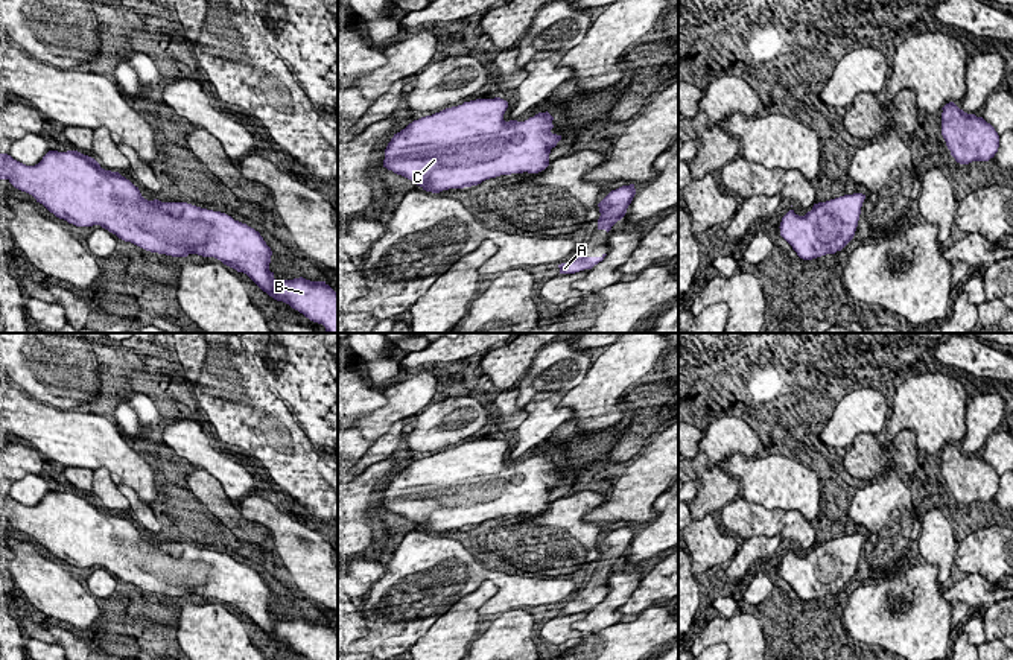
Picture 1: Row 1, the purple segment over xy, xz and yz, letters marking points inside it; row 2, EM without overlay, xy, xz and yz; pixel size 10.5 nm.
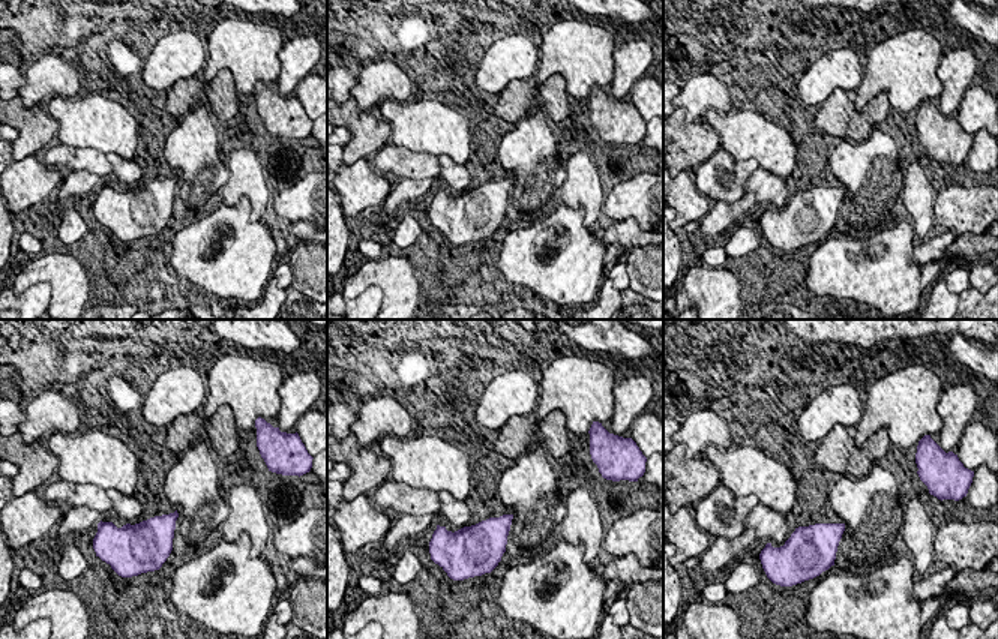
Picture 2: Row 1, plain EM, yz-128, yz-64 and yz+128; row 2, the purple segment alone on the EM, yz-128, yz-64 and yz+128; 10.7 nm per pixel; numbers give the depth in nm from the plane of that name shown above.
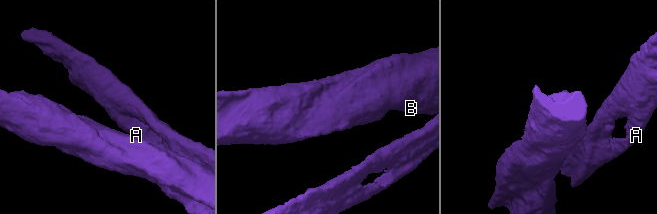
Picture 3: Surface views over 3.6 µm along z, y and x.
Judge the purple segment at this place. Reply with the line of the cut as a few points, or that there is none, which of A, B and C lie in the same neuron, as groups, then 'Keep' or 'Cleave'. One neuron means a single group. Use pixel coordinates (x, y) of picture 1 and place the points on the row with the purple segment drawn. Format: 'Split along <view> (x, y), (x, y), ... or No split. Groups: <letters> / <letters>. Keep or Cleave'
No split. Groups: A B C. Keep

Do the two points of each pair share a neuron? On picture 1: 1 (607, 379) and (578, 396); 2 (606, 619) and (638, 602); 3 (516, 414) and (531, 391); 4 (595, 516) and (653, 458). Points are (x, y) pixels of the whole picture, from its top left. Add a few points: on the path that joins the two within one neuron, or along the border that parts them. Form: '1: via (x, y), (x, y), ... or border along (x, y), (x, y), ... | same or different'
1: via (600, 387), (586, 396) | same
2: border along (639, 581), (638, 587), (618, 609), (621, 615) | different
3: border along (516, 388), (516, 403), (523, 408) | different
4: via (612, 510), (647, 475) | same

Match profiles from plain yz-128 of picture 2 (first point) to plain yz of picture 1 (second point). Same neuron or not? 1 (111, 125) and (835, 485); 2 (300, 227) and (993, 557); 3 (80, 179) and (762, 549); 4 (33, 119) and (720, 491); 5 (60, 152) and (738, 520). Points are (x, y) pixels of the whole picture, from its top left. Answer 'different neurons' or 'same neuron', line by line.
1: different neurons
2: different neurons
3: same neuron
4: same neuron
5: same neuron

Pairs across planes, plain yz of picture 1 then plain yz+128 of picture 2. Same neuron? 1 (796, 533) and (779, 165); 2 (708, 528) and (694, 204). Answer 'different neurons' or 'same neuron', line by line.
1: different neurons
2: same neuron

